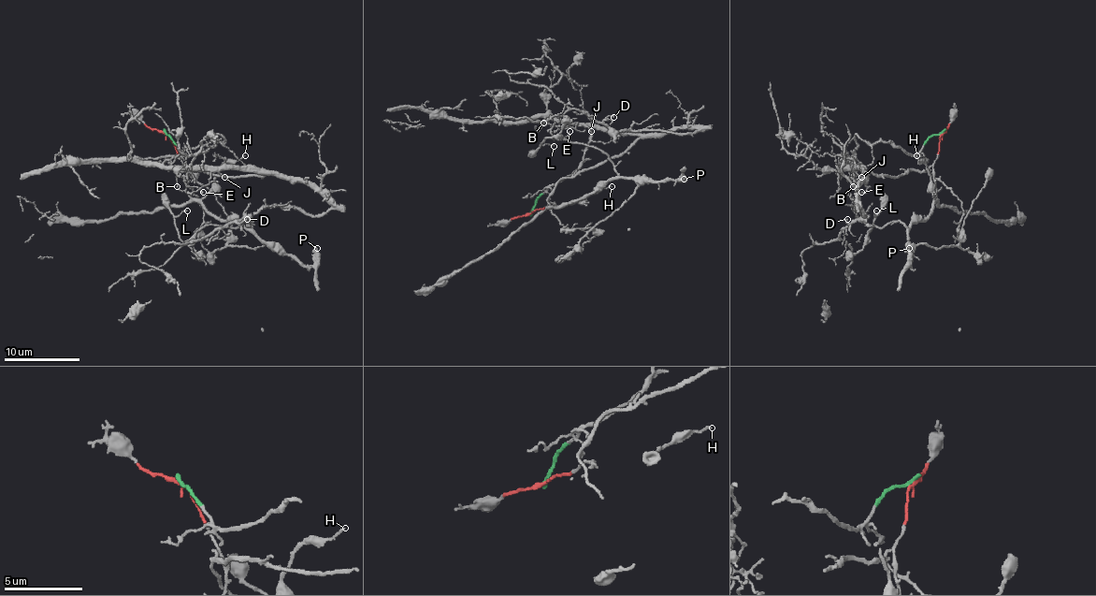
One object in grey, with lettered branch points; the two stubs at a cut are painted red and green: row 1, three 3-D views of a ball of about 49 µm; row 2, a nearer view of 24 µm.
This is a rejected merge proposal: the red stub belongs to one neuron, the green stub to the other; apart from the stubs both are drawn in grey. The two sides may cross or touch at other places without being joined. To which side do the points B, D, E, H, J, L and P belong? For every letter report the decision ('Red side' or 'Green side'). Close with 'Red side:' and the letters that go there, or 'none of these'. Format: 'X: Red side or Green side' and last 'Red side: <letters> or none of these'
B: Green side
D: Green side
E: Green side
H: Red side
J: Green side
L: Red side
P: Red side
Red side: H, L, P

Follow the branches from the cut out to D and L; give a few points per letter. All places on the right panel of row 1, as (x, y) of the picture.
D: (942, 132), (917, 154), (857, 134), (845, 162), (864, 176), (864, 215), (860, 206), (860, 215), (847, 219)
L: (942, 132), (932, 167), (934, 206), (925, 219), (910, 226), (890, 221), (873, 225), (868, 240), (875, 210)

